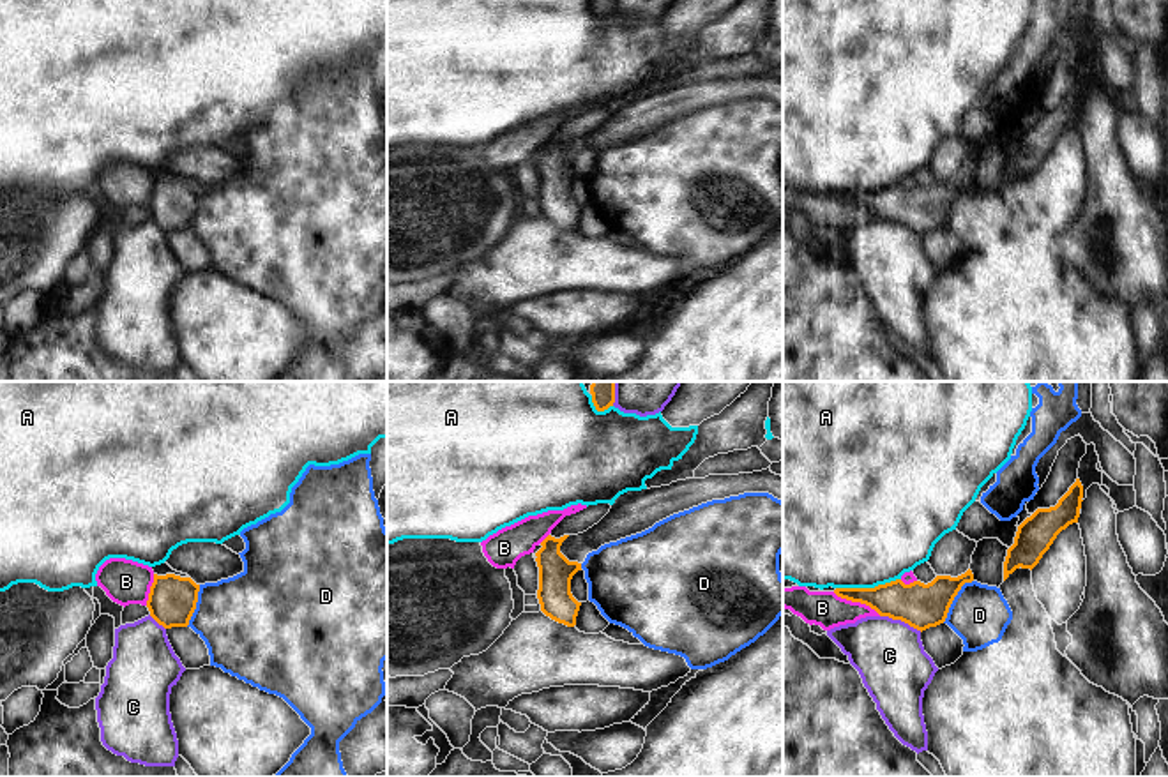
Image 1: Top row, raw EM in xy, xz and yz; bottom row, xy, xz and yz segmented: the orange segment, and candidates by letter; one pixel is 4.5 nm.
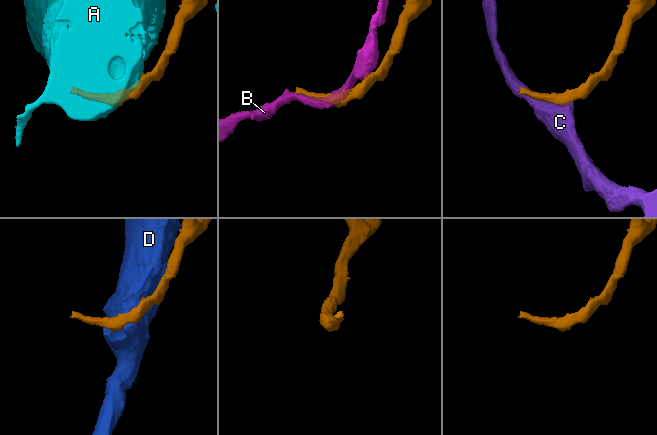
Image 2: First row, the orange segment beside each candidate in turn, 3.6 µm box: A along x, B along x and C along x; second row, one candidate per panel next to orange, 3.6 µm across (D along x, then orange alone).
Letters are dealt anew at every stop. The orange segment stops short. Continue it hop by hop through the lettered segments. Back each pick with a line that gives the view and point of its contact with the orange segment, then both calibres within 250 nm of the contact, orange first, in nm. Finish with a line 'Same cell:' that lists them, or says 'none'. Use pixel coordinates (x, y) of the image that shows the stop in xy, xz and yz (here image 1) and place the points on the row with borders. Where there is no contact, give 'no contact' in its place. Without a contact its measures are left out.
Same cell: none

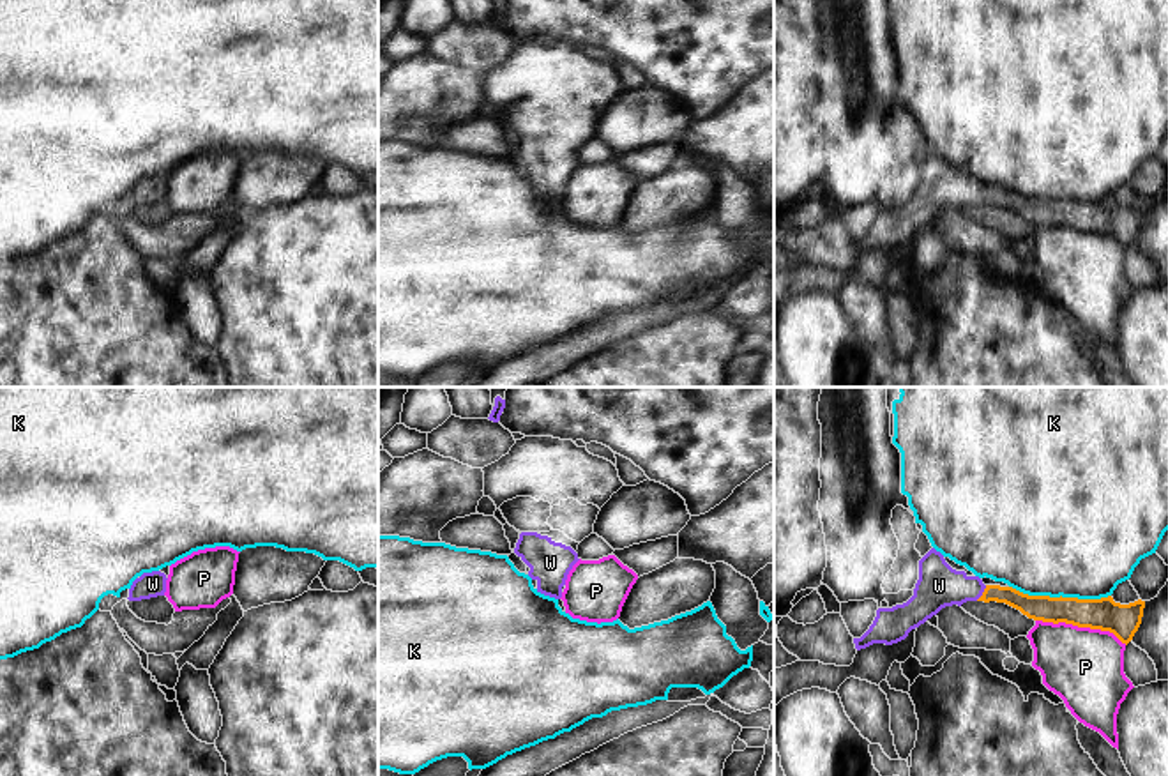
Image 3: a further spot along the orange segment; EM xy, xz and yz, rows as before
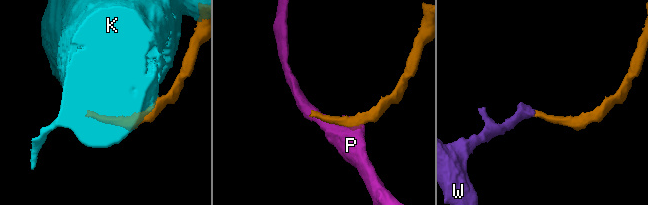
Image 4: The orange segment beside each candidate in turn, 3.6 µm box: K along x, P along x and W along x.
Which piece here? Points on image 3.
W: yz (983, 593) | 110/200 nm
Same cell: W

